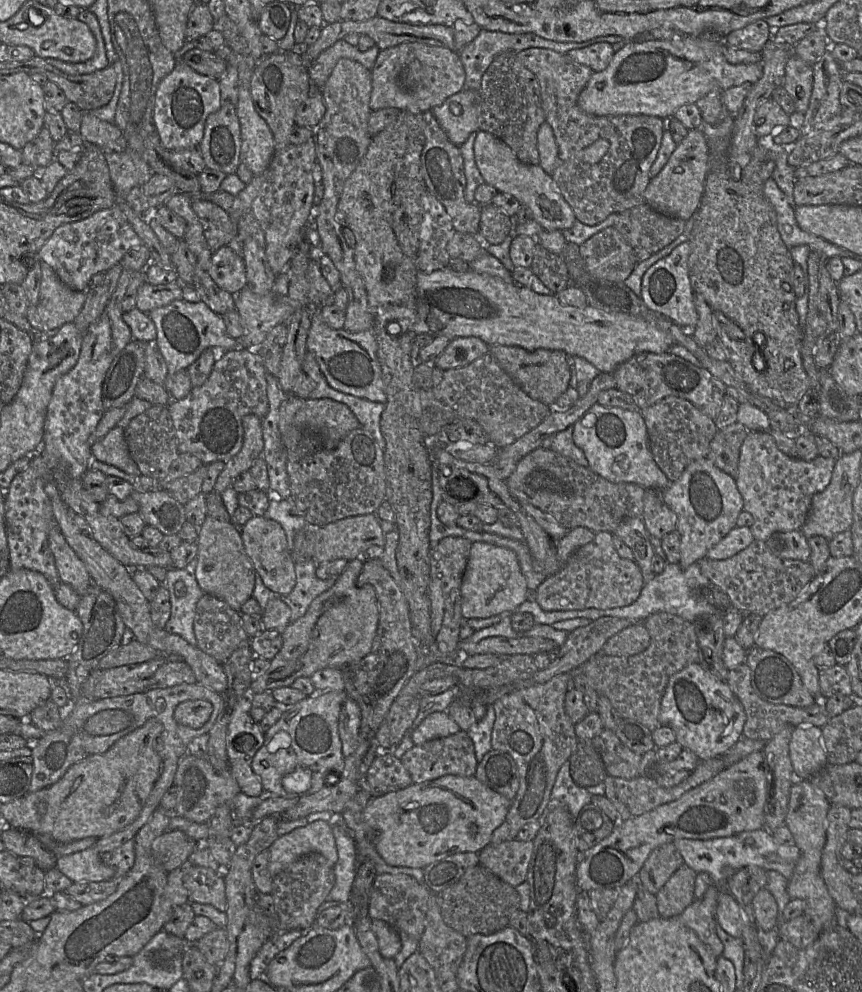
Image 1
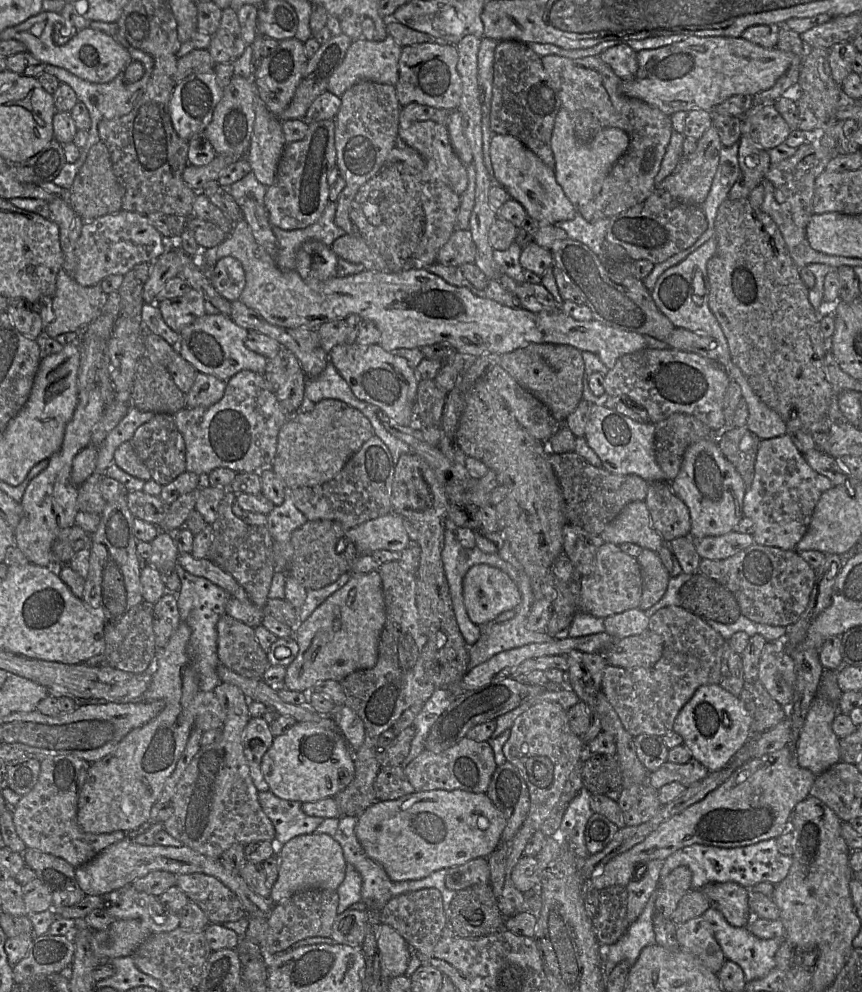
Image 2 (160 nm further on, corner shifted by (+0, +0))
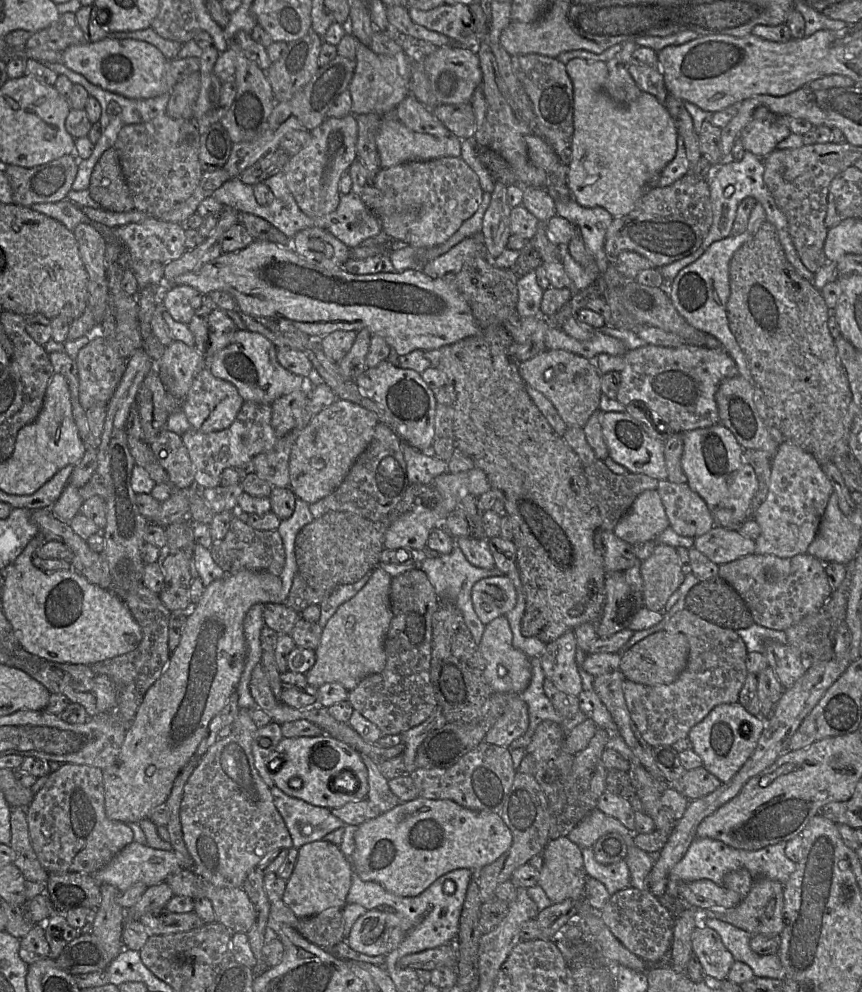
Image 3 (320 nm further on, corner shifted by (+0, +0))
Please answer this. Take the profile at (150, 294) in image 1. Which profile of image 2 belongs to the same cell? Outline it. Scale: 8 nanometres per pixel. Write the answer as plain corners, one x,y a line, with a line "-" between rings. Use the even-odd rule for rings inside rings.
192,288
180,297
166,299
156,304
166,324
177,333
207,314
203,296

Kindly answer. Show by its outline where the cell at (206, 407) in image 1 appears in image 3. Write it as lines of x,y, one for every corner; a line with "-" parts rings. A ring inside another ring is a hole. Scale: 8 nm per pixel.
244,401
235,420
226,429
204,433
191,428
182,434
180,437
194,468
194,485
198,489
220,486
220,476
225,468
248,471
252,459
260,453
271,450
278,440
271,420
270,404

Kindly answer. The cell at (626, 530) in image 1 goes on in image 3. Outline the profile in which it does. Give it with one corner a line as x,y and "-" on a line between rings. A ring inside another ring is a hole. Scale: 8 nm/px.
657,490
642,492
630,509
613,528
613,533
634,546
639,542
655,541
669,527
663,503

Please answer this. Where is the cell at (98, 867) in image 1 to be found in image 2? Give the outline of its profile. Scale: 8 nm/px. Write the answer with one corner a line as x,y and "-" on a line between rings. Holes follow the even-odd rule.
131,837
101,851
90,862
75,867
77,886
87,895
103,896
106,893
131,885
136,879
148,873
162,870
174,874
204,873
214,876
231,889
241,901
249,897
249,886
239,874
233,874
221,862
220,858
205,856
194,849
183,845
180,847
163,845
142,845
134,842

